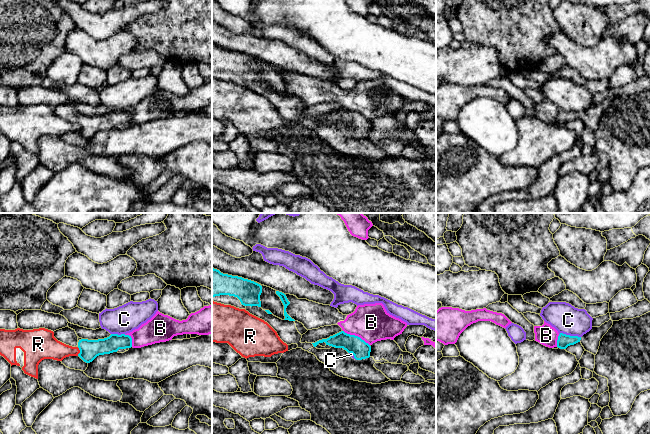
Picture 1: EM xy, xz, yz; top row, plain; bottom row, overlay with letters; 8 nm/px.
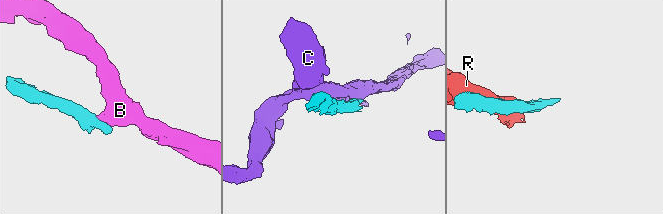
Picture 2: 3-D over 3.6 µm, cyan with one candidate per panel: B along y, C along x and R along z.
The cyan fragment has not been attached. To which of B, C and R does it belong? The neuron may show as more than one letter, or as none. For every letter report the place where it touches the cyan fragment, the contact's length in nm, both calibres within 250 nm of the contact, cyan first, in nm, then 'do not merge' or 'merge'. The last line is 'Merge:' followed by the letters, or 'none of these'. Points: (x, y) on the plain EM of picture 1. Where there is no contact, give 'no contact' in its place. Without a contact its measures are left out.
B: xz (356, 112) | 240 nm | 150/300 nm | do not merge
C: yz (569, 111) | 180 nm | 100/240 nm | do not merge
R: xy (80, 127) | 70 nm | 160/180 nm | do not merge
Merge: none of these

